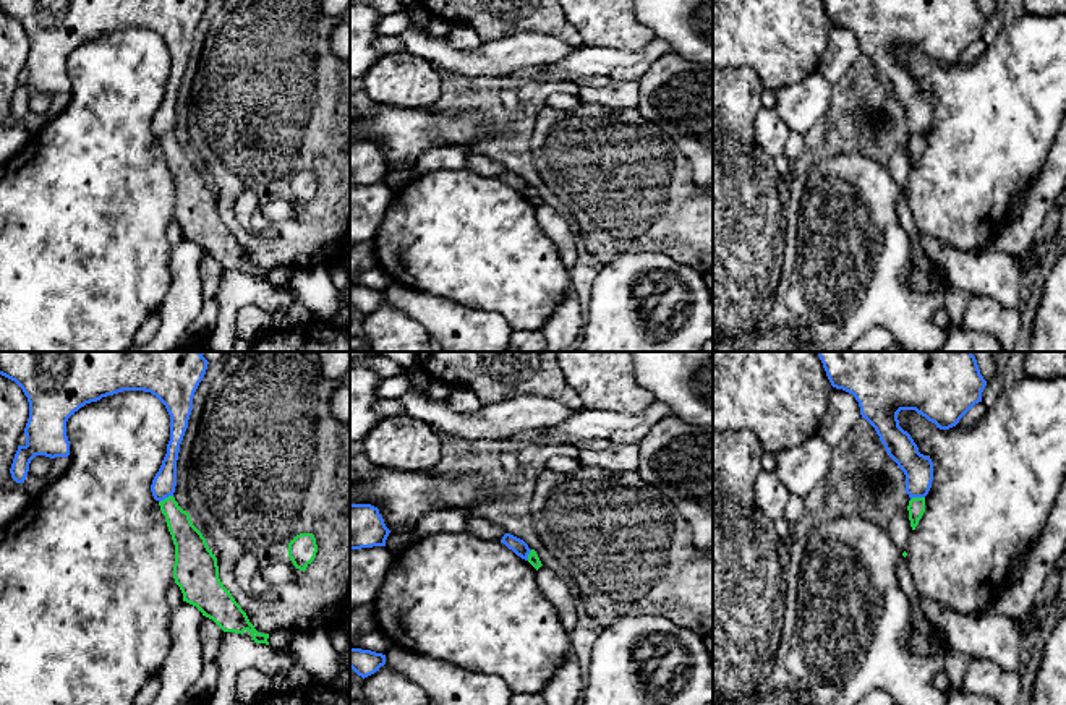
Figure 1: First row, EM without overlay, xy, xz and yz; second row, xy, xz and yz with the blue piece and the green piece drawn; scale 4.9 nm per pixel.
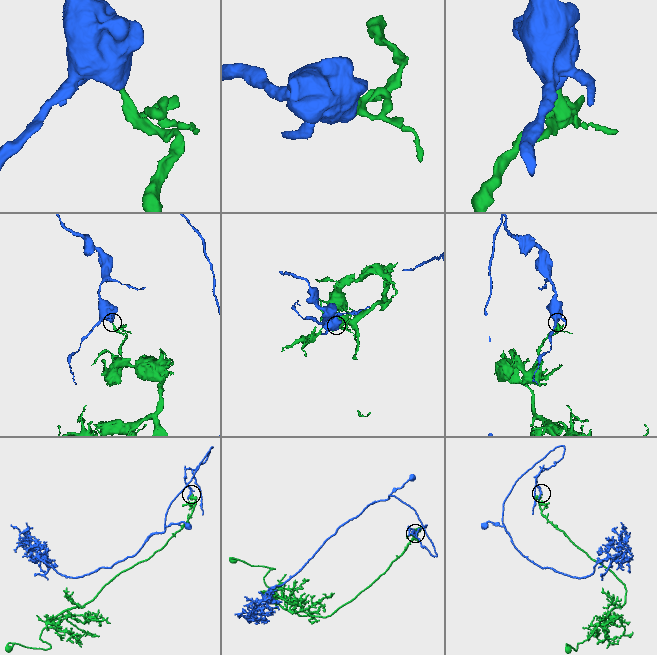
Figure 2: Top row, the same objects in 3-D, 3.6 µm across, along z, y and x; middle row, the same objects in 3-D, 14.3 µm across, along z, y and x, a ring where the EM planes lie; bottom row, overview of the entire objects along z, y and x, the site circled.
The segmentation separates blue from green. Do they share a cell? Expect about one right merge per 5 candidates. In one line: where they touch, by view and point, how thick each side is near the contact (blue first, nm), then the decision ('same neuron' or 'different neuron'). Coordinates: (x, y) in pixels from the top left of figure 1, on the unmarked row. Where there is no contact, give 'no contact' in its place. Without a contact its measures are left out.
xy (166, 133) | 120/150 nm | different neuron

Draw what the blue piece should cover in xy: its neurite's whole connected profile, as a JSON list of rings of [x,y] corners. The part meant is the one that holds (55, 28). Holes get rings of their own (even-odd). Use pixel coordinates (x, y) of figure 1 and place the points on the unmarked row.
[[[0,0],[0,11],[15,18],[29,39],[29,55],[24,65],[26,81],[18,83],[10,110],[16,120],[24,120],[29,100],[36,92],[50,96],[68,94],[70,78],[66,58],[81,44],[123,28],[144,28],[156,32],[170,52],[170,78],[167,91],[156,110],[151,128],[156,138],[173,133],[177,123],[177,97],[180,81],[188,65],[194,29],[209,0]]]

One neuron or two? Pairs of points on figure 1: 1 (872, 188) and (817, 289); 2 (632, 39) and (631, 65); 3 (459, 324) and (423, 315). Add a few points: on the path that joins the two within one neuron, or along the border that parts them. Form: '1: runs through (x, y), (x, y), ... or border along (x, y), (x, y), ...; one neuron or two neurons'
1: runs through (848, 213), (843, 217), (835, 264); one neuron
2: border along (653, 36), (637, 51), (595, 47); two neurons
3: runs through (451, 324), (431, 315); one neuron

